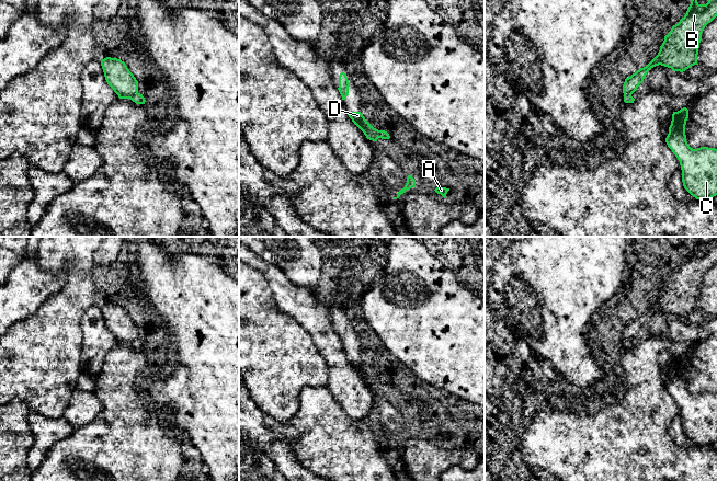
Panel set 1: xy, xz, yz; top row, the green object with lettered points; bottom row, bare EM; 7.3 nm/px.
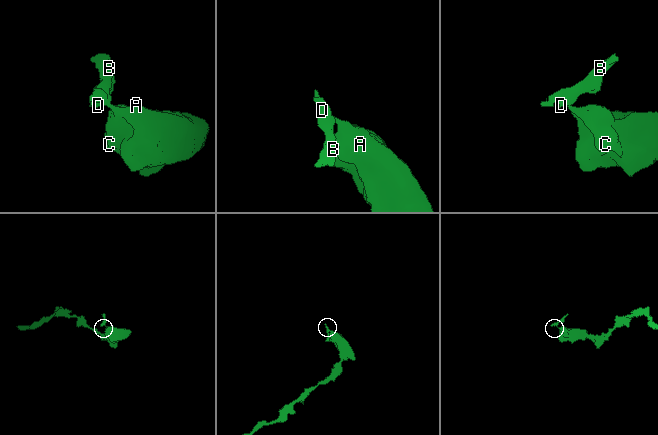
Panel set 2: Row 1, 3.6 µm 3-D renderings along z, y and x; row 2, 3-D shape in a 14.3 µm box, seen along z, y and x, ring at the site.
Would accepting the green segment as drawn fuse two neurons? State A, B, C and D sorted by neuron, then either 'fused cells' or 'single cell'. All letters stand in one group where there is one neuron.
groups A C / B D; fused cells

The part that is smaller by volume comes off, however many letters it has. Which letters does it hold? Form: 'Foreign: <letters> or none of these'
Foreign: B, D

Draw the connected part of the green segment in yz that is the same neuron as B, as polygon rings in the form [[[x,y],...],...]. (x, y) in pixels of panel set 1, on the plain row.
[[[717,241],[710,243],[706,250],[699,250],[697,244],[692,242],[686,260],[664,282],[658,300],[646,312],[625,324],[623,339],[633,340],[644,328],[647,318],[656,311],[661,310],[673,317],[683,318],[698,310],[697,300],[702,278],[716,262]]]

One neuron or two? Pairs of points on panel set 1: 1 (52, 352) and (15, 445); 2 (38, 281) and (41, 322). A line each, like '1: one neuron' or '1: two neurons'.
1: two neurons
2: two neurons

